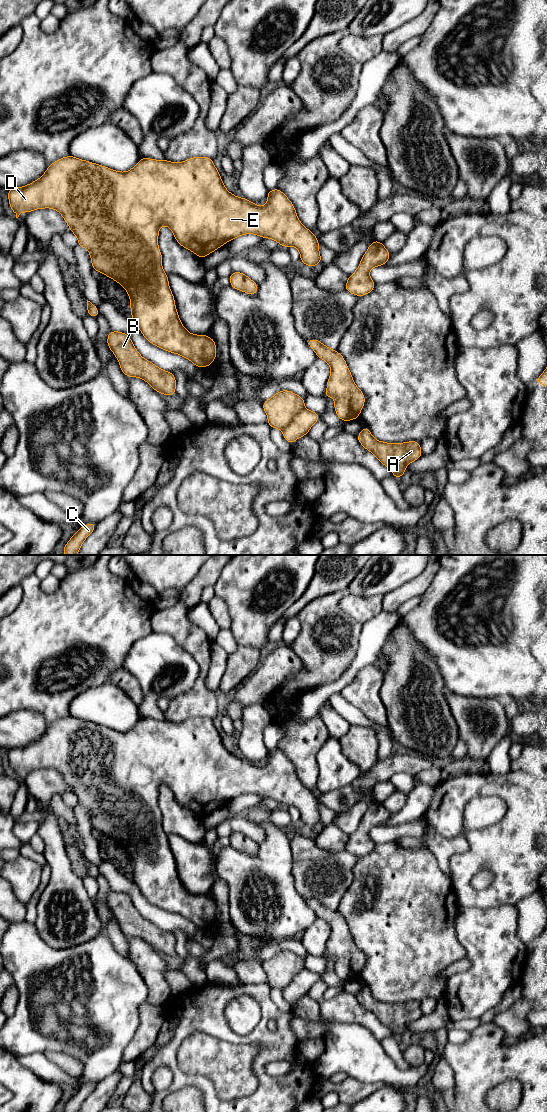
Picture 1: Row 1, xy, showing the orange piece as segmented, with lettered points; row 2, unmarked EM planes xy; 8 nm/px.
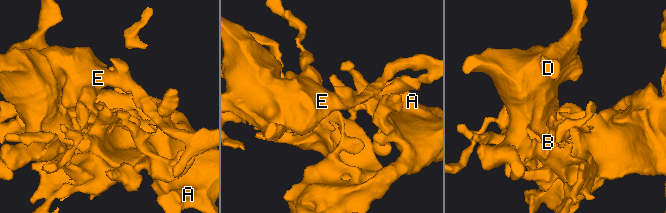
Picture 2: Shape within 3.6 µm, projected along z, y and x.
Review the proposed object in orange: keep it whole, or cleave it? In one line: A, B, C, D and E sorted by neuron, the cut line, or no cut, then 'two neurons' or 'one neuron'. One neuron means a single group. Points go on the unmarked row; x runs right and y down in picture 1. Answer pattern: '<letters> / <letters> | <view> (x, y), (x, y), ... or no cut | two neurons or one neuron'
A B C D E | no cut | one neuron

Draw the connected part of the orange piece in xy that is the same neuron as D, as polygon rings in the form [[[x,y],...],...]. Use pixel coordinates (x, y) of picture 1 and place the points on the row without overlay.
[[[68,715],[49,725],[36,741],[8,750],[9,765],[16,778],[21,772],[30,773],[35,769],[57,770],[72,793],[77,796],[78,806],[88,809],[93,830],[117,841],[126,849],[131,861],[131,880],[142,895],[151,904],[192,921],[195,927],[211,925],[216,919],[216,903],[205,894],[191,894],[179,879],[168,835],[162,828],[162,815],[158,808],[159,788],[162,785],[168,786],[182,807],[202,819],[238,796],[255,794],[273,799],[287,808],[294,806],[300,812],[300,820],[307,826],[314,827],[322,823],[316,795],[299,781],[295,767],[288,757],[278,748],[268,751],[267,756],[267,763],[260,767],[244,757],[239,758],[231,754],[225,748],[213,719],[208,717],[194,717],[181,723],[140,718],[131,730],[119,732]]]

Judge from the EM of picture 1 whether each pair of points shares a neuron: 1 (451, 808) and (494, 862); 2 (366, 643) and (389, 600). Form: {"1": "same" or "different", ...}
{"1": "same", "2": "different"}

